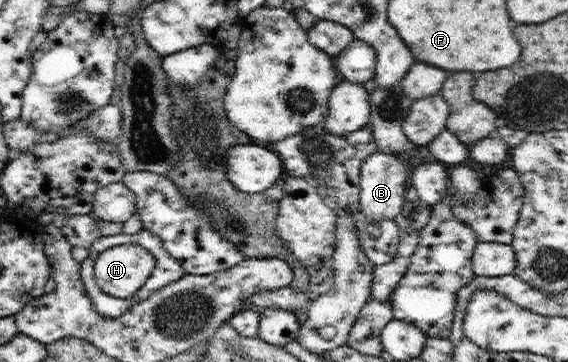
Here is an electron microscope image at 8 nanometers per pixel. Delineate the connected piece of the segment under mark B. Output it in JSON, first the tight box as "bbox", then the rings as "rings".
{"bbox":[360,150,410,223],"rings":[[[376,150],[362,162],[360,171],[361,213],[376,223],[395,219],[401,213],[404,199],[406,199],[406,183],[410,177],[410,158],[397,157],[396,154]]]}

